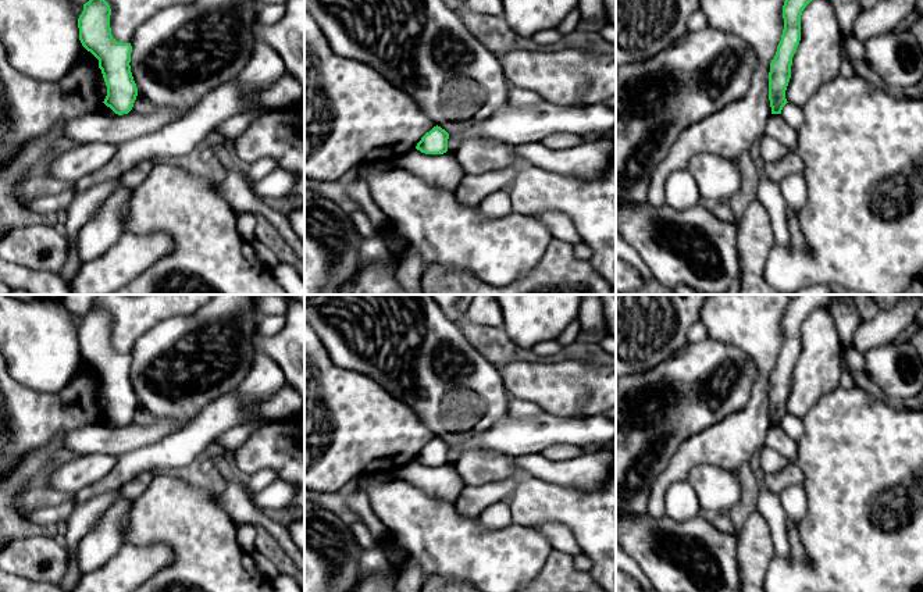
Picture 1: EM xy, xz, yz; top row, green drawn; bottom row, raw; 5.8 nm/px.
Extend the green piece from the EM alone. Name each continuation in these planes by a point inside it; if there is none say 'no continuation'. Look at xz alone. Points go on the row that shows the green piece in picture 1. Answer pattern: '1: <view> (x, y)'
no continuation

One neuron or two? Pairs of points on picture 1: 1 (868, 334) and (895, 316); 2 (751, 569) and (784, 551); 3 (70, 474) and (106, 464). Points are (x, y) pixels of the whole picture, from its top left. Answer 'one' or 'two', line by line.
1: one
2: two
3: one

